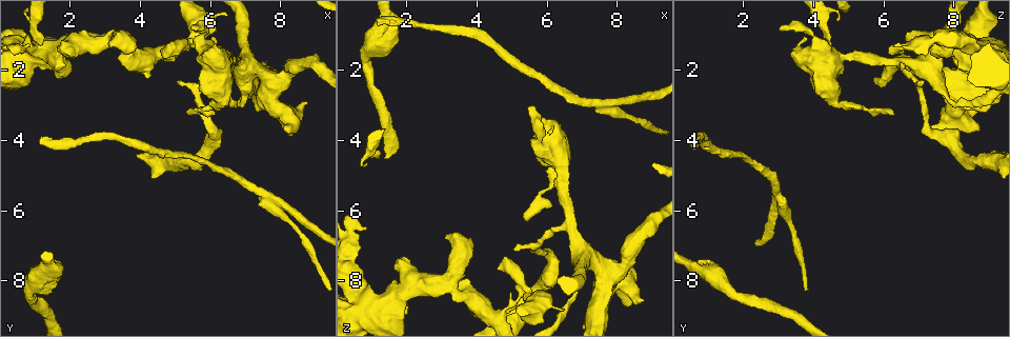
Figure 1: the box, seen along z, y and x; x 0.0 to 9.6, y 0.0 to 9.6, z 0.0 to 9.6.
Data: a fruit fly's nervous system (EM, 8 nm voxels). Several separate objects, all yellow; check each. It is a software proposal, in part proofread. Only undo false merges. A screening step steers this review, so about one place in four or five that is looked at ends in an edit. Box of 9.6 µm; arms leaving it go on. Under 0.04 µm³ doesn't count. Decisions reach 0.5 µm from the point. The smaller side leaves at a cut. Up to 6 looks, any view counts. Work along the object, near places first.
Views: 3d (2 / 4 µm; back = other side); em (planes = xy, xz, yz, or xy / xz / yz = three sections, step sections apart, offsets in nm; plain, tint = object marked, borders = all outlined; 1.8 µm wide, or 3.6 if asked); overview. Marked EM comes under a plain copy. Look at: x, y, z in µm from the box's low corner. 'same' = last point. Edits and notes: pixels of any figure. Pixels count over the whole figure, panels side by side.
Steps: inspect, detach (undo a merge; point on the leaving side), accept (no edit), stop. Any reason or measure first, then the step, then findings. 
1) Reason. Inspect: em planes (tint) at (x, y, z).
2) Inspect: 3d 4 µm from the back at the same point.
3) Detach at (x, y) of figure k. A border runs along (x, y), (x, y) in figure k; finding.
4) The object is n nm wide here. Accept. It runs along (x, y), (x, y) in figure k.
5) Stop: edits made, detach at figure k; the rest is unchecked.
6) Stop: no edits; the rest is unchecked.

Calibre changes. Inspect: em xz step 16 (tint) at (7.80, 6.05, 3.10).

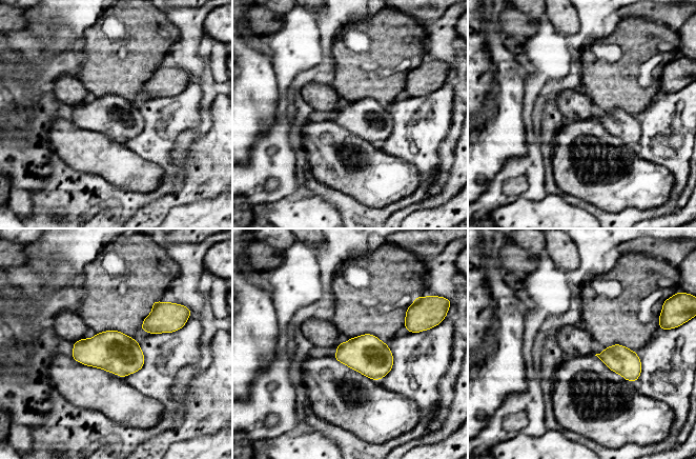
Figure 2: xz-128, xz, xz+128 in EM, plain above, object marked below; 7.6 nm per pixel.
Cut it another way. Inspect: em planes (tint) at the same point.

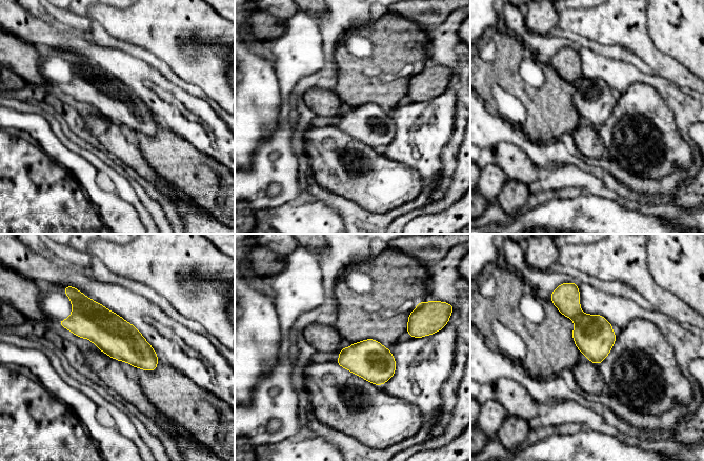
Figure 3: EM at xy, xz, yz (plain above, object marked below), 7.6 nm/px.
The object is 300 nm wide here. Detach at (592, 334) of figure 3. A second neuron is stuck on.

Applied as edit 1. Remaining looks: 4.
Calibre changes. Inspect: em 3.6 µm yz step 4 (tint) at (6.40, 1.70, 4.65).

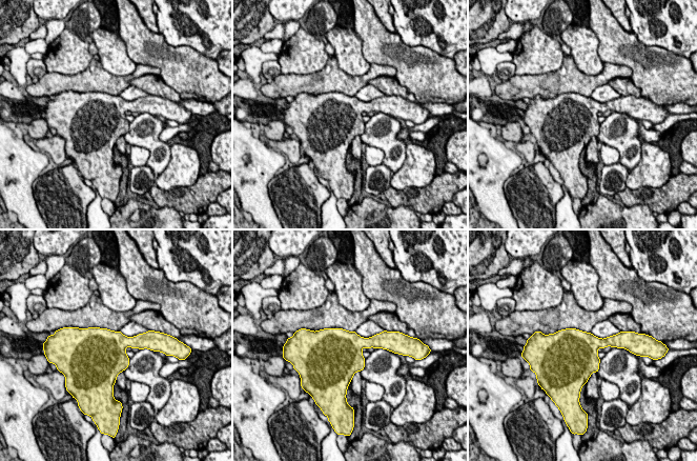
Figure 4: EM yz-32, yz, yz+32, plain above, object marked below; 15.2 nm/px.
Inspect: em 3.6 µm planes (tint) at the same point.

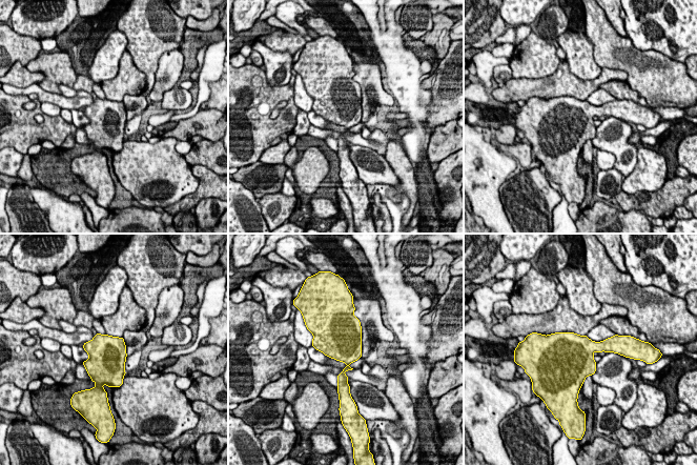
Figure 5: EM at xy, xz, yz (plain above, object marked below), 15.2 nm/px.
The object is 600 nm wide here. Accept. Continuous, no second neuron.

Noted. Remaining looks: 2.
Three arms meet. Inspect: 3d 2 µm at (5.25, 1.30, 8.40).

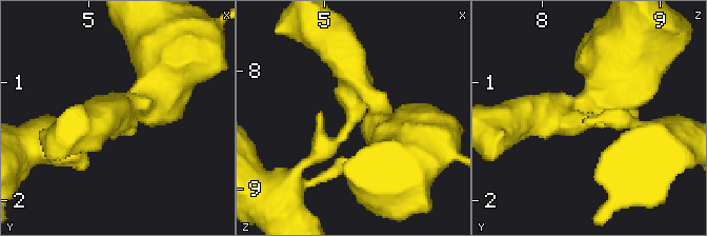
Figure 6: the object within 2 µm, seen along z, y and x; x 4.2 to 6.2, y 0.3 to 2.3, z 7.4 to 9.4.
3 arms meet here; the arms are 240, 340, 500 nm wide. Inspect: em planes (tint) at (5.32, 1.30, 8.38).

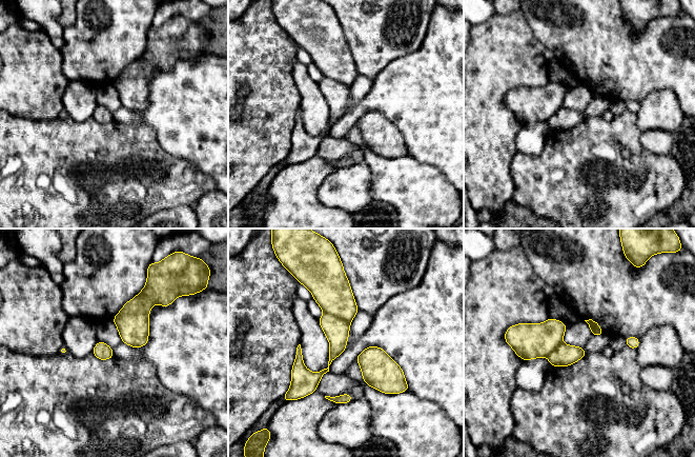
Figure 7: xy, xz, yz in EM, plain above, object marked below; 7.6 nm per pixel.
The object is 120 nm wide here. Detach at (330, 287) of figure 7. A border runs along (324, 312), (338, 316), (349, 323) in figure 7; a second neuron is stuck on.

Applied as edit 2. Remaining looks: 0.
Stop: edits made, detach at figure 3, detach at figure 7; the rest is unchecked.

